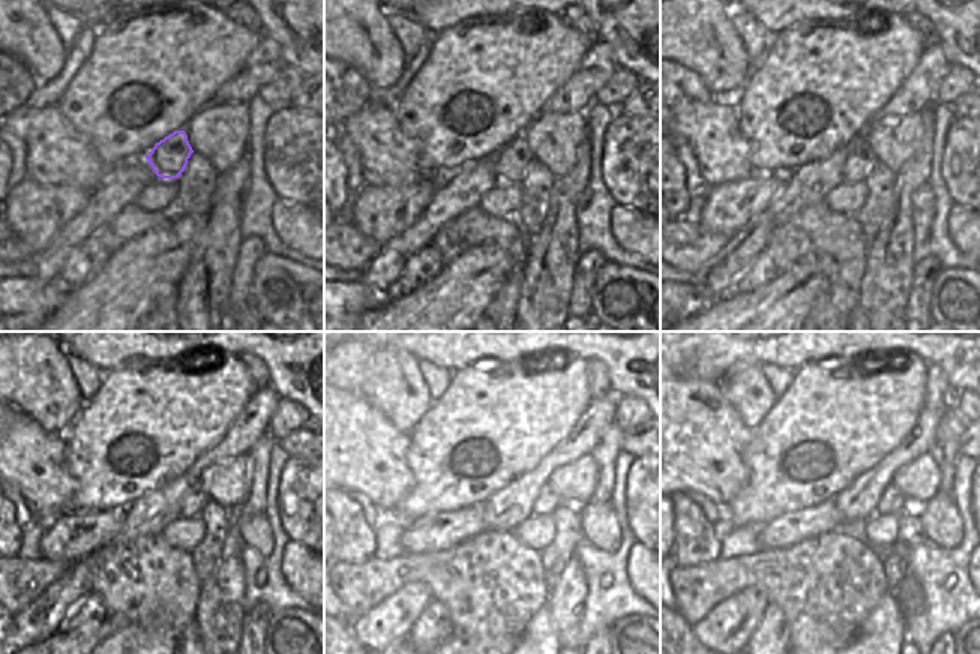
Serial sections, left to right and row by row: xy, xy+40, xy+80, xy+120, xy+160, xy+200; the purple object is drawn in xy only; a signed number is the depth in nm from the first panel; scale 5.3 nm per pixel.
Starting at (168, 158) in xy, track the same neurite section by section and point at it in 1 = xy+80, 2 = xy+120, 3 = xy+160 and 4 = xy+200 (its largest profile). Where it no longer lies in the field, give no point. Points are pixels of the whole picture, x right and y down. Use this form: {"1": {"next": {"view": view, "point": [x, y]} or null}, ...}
{"1": {"next": {"view": "xy+80", "point": [860, 159]}}, "2": {"next": {"view": "xy+120", "point": [192, 503]}}, "3": {"next": {"view": "xy+160", "point": [547, 501]}}, "4": {"next": {"view": "xy+200", "point": [892, 501]}}}

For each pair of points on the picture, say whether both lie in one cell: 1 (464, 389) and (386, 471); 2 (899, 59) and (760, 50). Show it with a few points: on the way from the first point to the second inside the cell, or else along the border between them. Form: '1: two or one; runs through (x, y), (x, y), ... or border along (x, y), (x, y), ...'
1: two; border along (408, 434), (407, 467), (414, 483)
2: two; border along (775, 36), (763, 62)

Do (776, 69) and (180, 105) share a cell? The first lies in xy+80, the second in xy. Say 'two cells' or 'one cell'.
one cell

